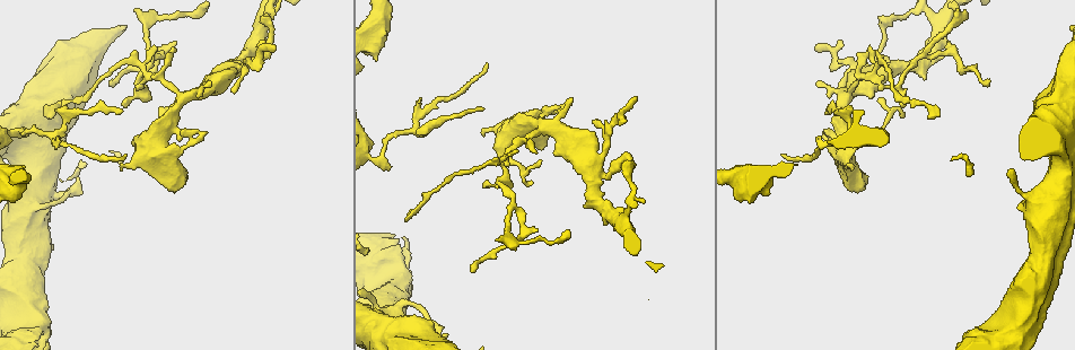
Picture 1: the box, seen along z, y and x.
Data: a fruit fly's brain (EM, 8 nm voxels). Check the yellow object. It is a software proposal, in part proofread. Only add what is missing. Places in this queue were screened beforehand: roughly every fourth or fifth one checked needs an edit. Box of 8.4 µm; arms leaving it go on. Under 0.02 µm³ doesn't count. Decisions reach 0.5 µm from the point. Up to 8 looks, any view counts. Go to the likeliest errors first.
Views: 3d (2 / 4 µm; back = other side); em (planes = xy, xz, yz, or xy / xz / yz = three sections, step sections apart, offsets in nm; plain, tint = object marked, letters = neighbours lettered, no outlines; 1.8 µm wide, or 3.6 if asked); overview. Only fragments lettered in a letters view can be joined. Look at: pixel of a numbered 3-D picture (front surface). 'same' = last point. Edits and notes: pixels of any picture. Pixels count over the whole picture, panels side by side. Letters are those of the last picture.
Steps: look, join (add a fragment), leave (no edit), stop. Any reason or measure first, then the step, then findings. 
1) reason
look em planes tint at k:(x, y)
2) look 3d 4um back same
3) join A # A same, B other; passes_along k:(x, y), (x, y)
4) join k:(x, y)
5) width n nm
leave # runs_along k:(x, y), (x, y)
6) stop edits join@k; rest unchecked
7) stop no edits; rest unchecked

thin end
look 3d 4um at 1:(173, 49)

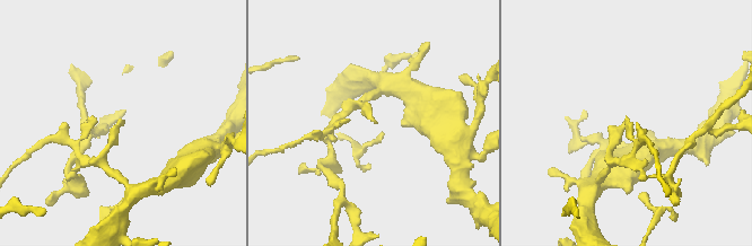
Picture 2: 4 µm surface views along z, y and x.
need the tissue
look em xz step 4 letters at 2:(375, 122)

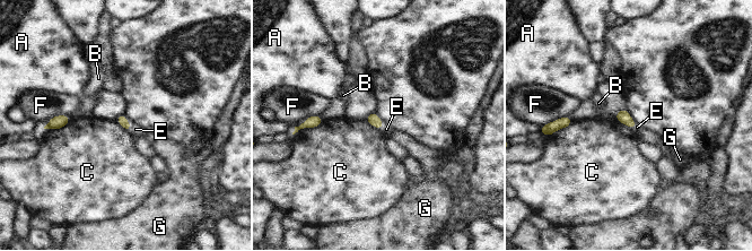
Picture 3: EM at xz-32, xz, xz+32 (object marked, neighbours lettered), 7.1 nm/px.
another direction
look em planes letters same

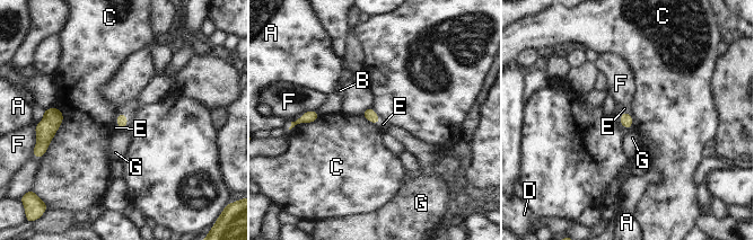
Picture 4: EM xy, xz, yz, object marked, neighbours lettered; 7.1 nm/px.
join E # A other, B other, C other, D other, E same, F other, G other; the neuron continues

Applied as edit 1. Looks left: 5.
look overview

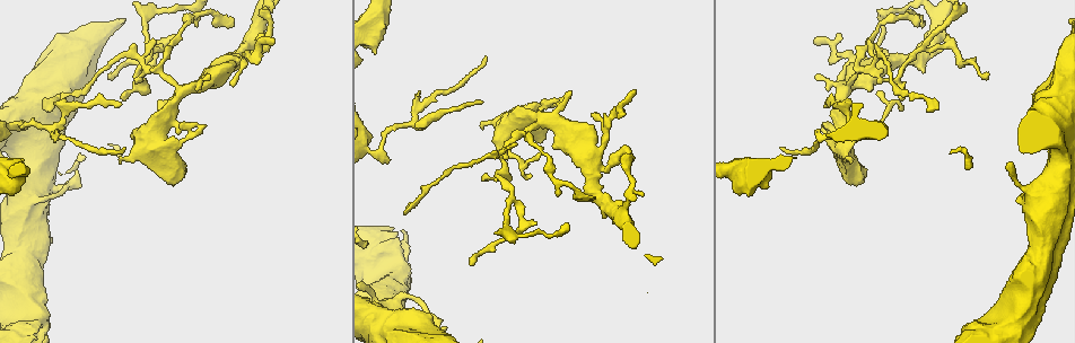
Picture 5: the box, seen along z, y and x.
branch stops here
look em planes letters at 5:(849, 161)

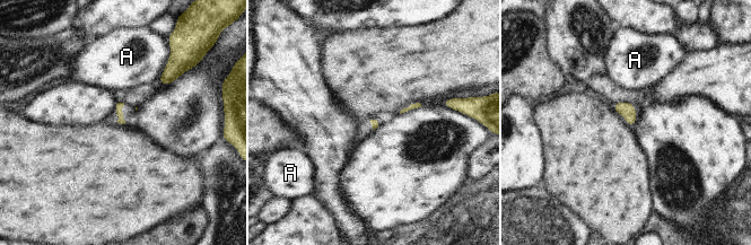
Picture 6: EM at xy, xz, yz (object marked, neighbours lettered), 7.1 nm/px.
longest_contact A 190 nm
leave # A other; border 6:(169, 58), (158, 81); no lettered fragment goes on from it

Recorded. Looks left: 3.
thin end
look 3d 2um at 5:(404, 213)

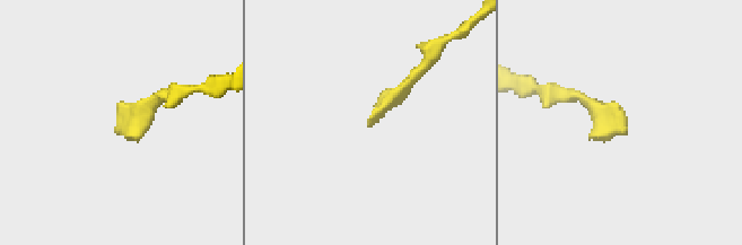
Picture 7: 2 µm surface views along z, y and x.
look em planes tint at 7:(624, 134)

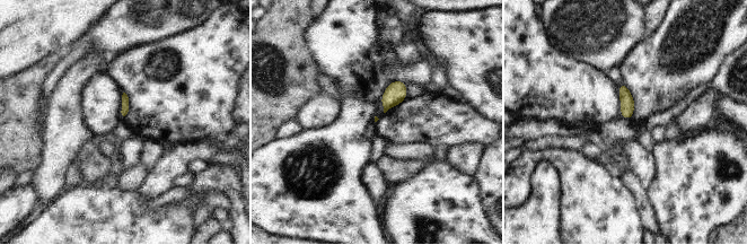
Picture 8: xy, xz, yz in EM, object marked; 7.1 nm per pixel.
see the neighbours
look em planes letters same

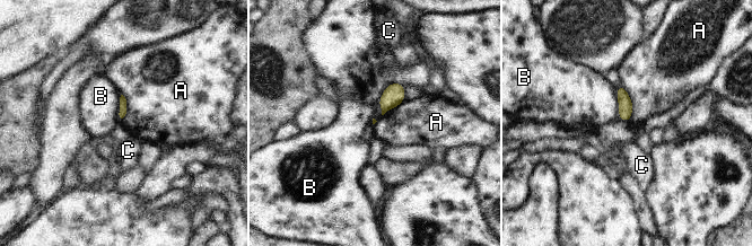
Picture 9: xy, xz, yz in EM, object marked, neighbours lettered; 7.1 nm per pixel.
leave # A other, B other, C other; border 9:(620, 85), (631, 102), (630, 121); none of them fits

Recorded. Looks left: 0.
stop edits join@4; rest unchecked

